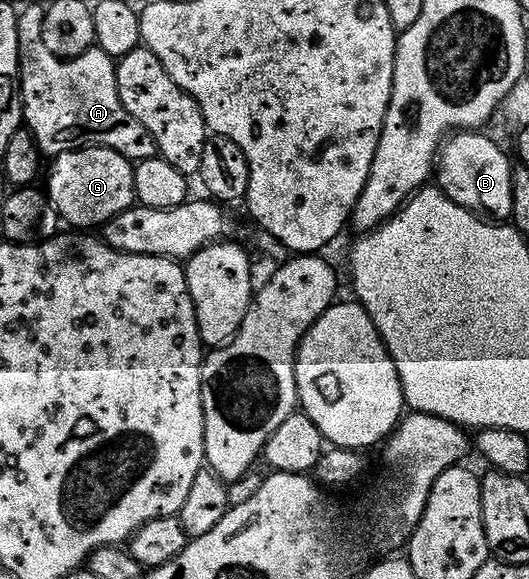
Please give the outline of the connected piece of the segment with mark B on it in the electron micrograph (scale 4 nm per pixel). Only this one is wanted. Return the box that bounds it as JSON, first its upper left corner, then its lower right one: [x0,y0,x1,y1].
[434,130,513,222]

